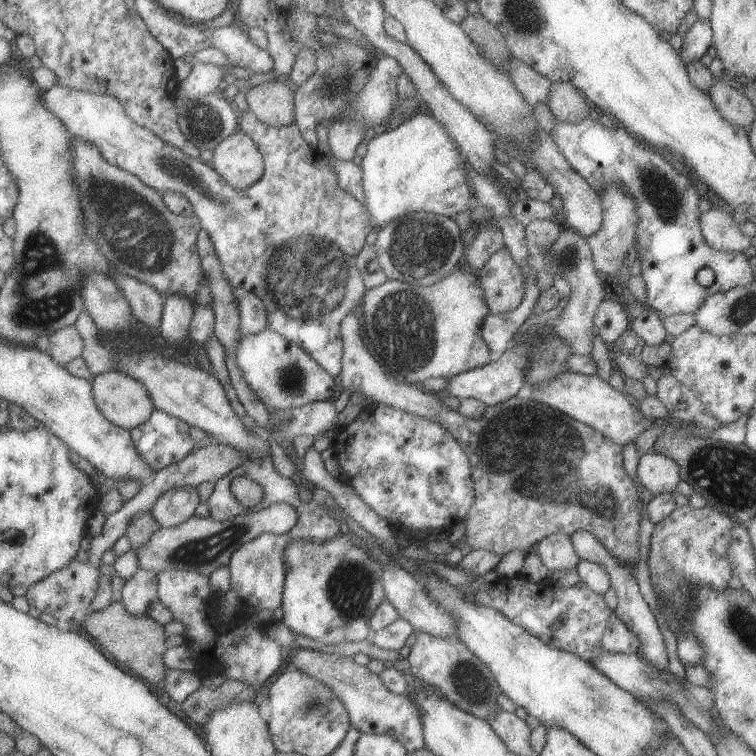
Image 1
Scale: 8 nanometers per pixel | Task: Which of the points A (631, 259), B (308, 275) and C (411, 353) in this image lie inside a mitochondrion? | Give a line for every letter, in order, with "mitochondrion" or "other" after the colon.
A: other
B: mitochondrion
C: mitochondrion

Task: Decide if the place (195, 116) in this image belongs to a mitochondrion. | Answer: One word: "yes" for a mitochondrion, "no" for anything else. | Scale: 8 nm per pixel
yes

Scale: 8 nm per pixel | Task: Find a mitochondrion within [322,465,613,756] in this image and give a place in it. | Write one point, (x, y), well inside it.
(350, 586)

